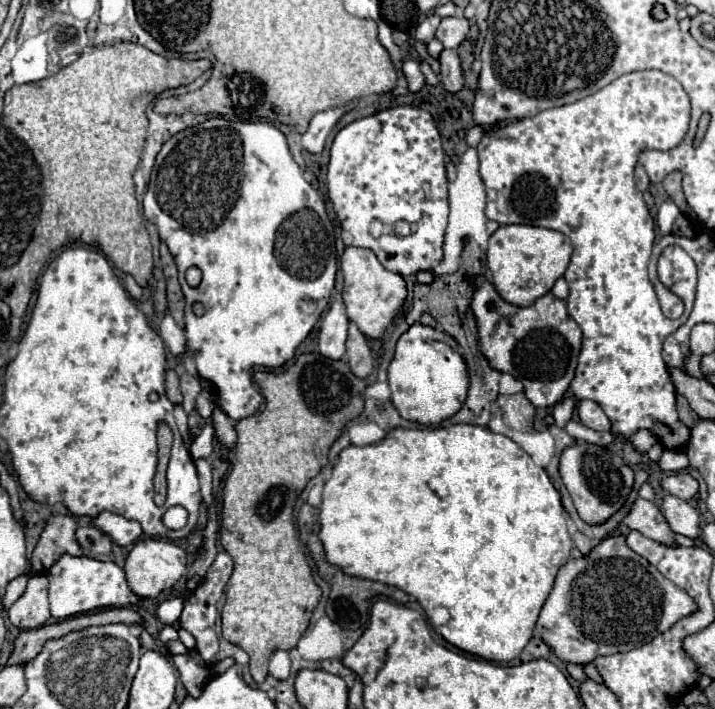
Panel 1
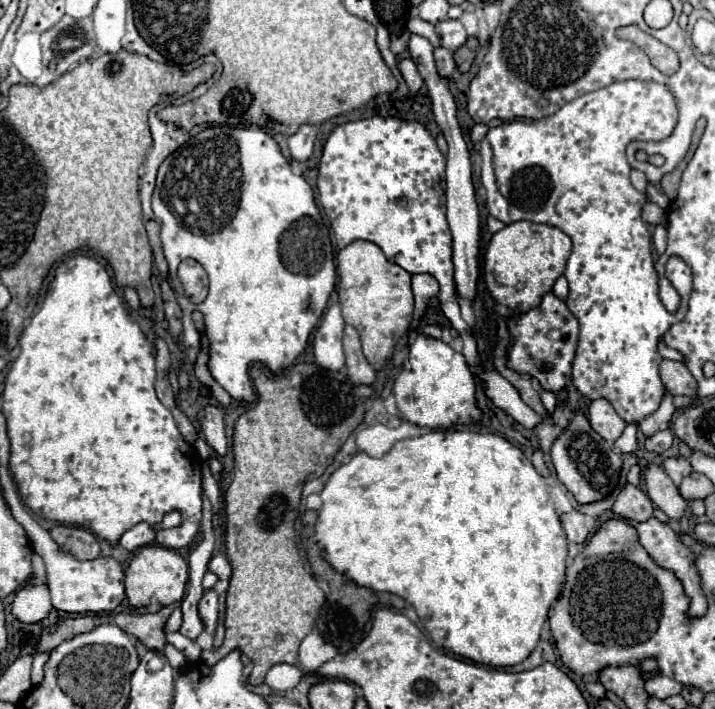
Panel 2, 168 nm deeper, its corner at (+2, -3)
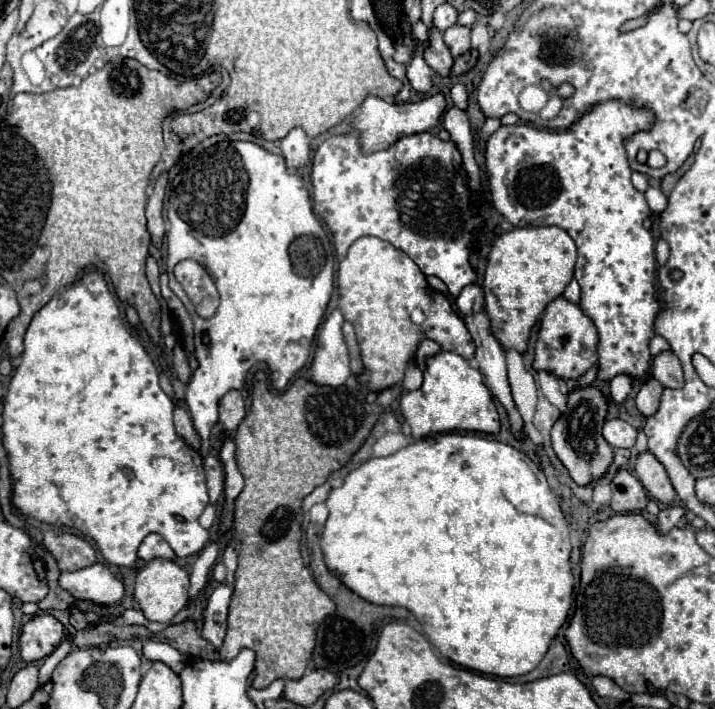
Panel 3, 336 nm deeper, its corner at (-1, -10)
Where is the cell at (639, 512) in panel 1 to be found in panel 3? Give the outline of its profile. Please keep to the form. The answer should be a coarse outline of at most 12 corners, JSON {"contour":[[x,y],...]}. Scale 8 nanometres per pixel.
{"contour":[[627,468],[611,480],[615,512],[645,510],[647,492]]}

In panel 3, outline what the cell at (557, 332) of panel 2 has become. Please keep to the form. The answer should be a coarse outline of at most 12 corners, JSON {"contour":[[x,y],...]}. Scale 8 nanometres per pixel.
{"contour":[[563,296],[543,312],[533,368],[577,380],[597,362],[593,320]]}

